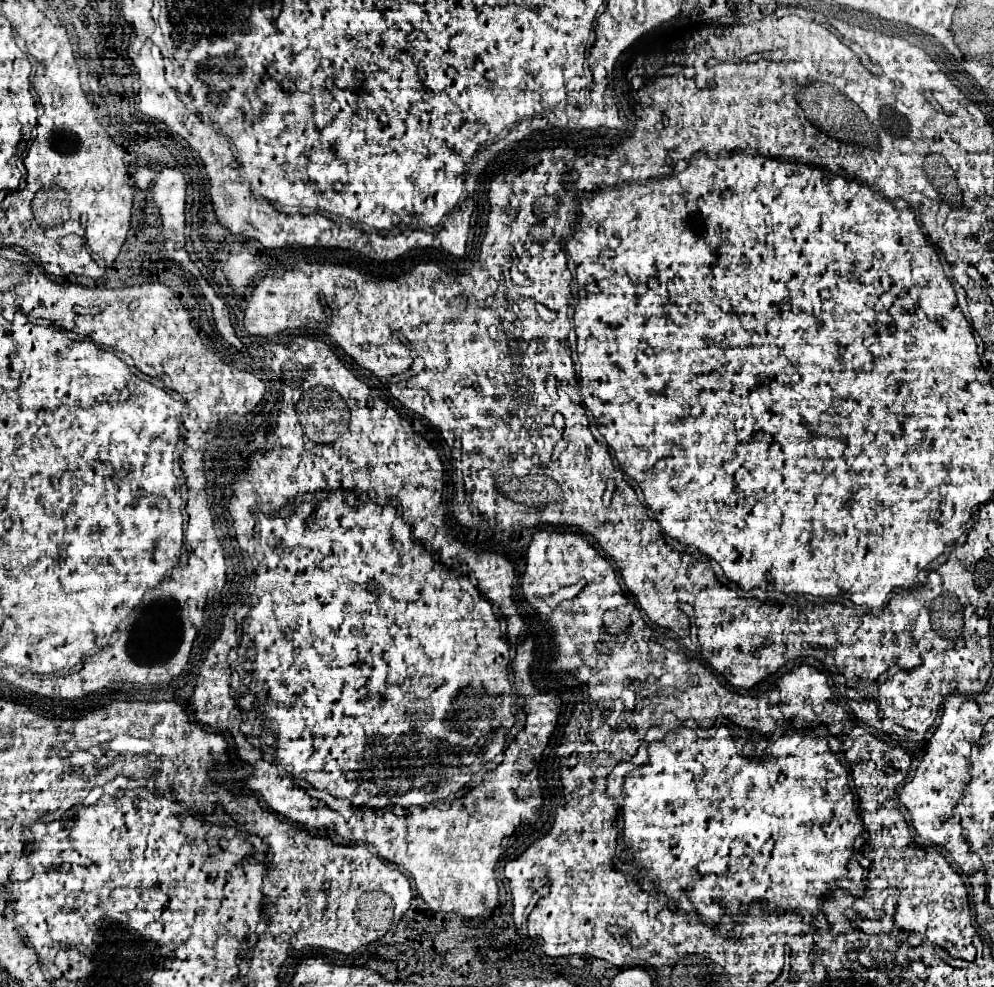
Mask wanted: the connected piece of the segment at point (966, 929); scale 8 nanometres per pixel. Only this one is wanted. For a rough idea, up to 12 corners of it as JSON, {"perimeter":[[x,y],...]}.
{"perimeter":[[937,849],[930,886],[896,888],[892,920],[974,960],[966,886]]}

